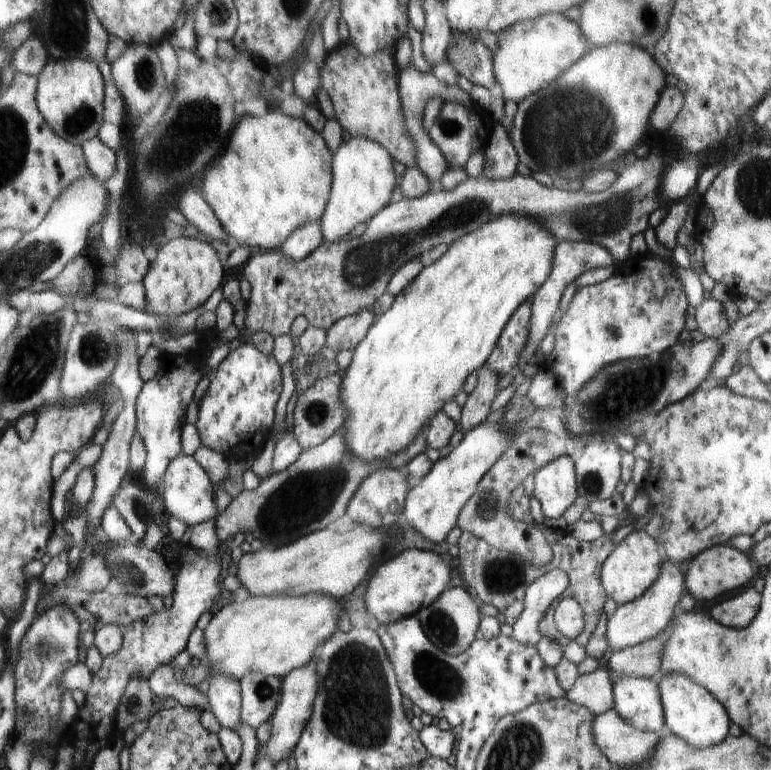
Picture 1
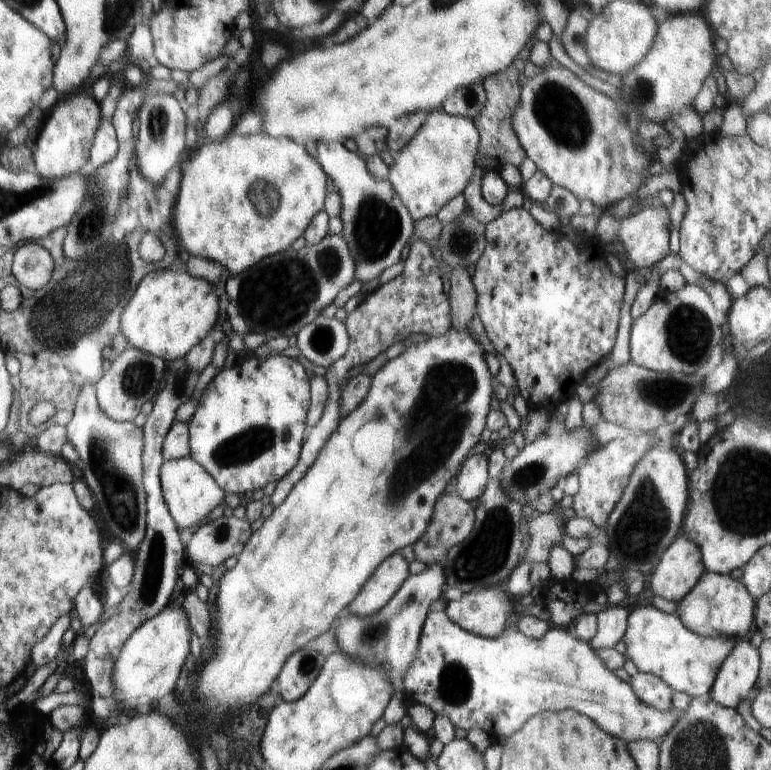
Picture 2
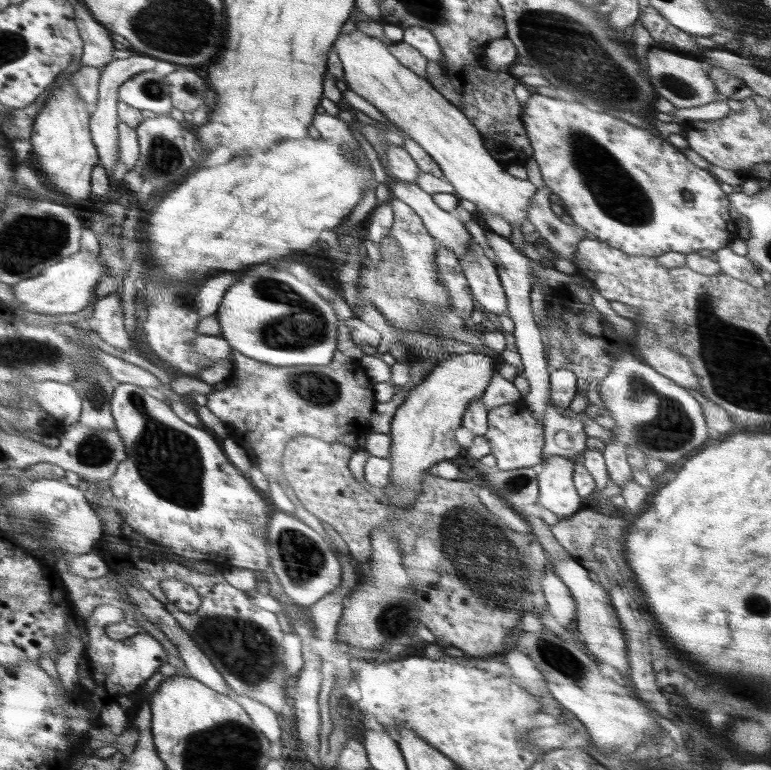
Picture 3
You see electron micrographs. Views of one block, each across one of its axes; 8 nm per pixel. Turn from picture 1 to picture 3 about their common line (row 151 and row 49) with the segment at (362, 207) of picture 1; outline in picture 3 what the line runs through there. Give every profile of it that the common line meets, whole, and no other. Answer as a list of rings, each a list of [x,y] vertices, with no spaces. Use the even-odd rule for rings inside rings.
[[[356,29],[348,33],[341,33],[335,40],[334,49],[340,57],[343,67],[344,80],[350,90],[362,96],[374,107],[386,115],[410,139],[420,144],[422,148],[438,163],[443,176],[452,183],[454,194],[459,200],[470,200],[477,206],[483,216],[501,216],[516,228],[522,228],[528,220],[530,200],[536,194],[537,188],[532,182],[518,179],[506,171],[506,166],[499,163],[484,144],[481,132],[473,122],[458,107],[454,106],[442,93],[439,93],[424,77],[418,77],[412,70],[405,68],[390,52],[389,46],[375,37],[368,36]]]

